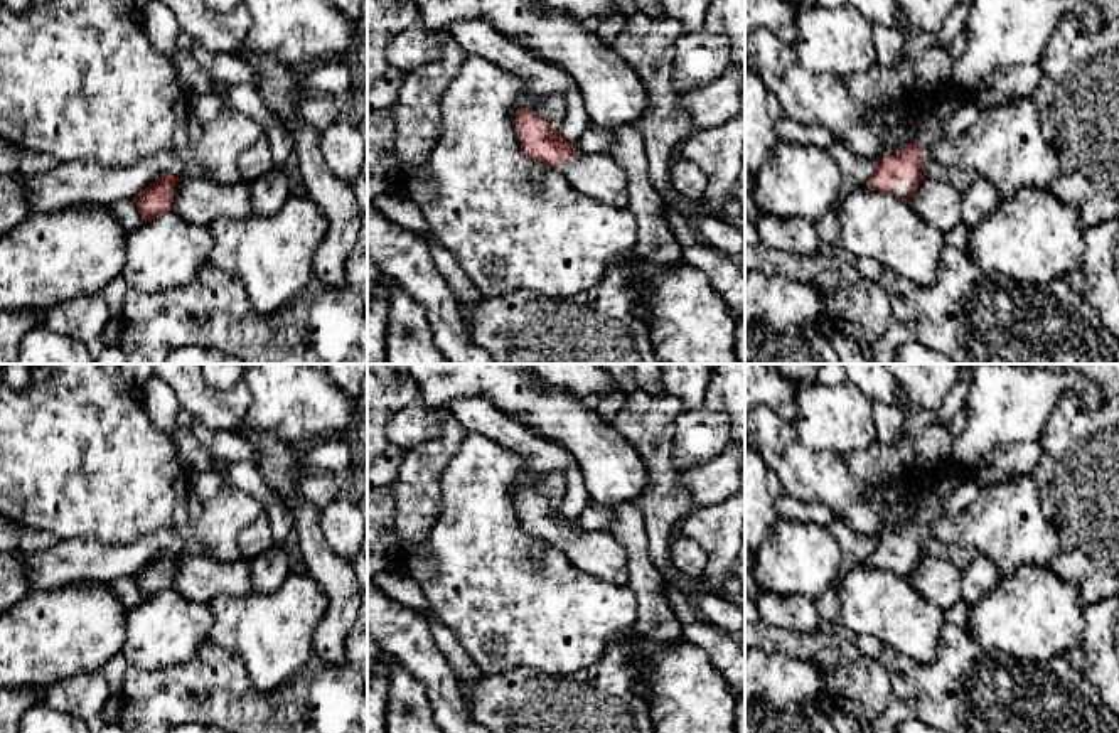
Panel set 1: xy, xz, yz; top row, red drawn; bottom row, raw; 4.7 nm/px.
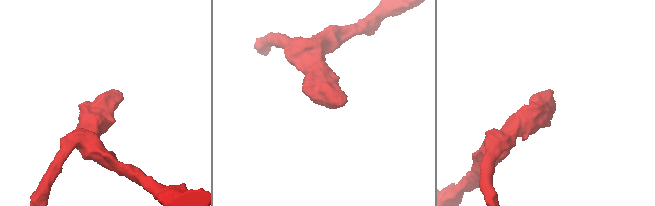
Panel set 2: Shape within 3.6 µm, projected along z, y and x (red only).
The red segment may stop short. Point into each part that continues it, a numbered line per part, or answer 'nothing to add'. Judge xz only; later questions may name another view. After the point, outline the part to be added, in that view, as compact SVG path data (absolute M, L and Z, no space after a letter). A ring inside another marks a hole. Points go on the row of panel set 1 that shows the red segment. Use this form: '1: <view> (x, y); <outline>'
1: xz (597, 176); M576 153L558 167L580 194L617 209L629 207L627 174L608 153Z

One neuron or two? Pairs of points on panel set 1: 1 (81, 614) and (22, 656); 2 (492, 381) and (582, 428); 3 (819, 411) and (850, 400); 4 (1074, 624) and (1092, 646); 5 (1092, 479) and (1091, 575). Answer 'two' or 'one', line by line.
1: one
2: one
3: one
4: two
5: one

